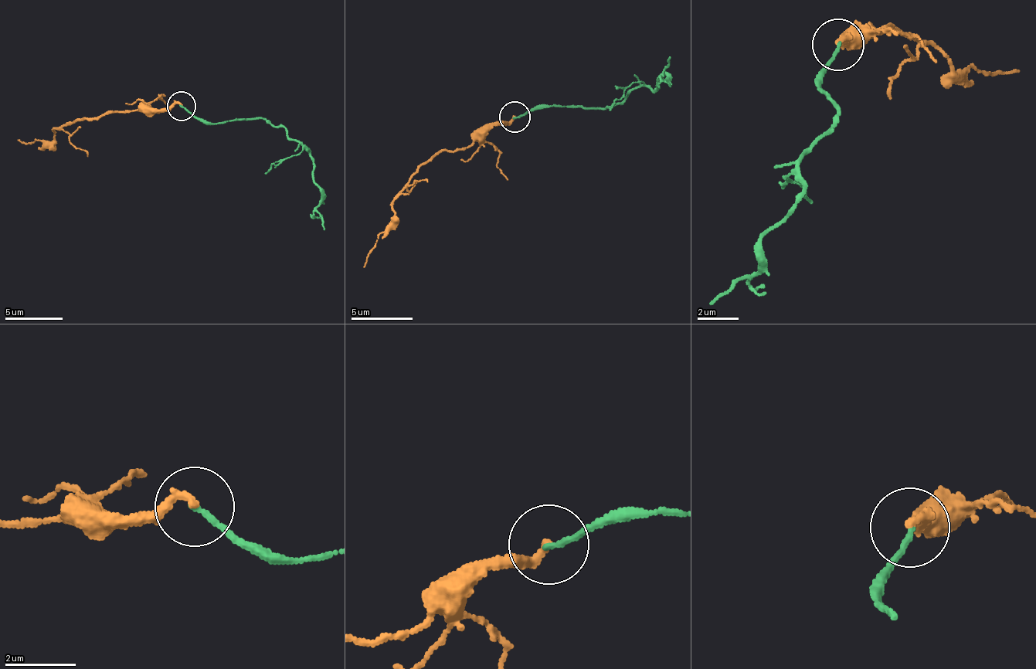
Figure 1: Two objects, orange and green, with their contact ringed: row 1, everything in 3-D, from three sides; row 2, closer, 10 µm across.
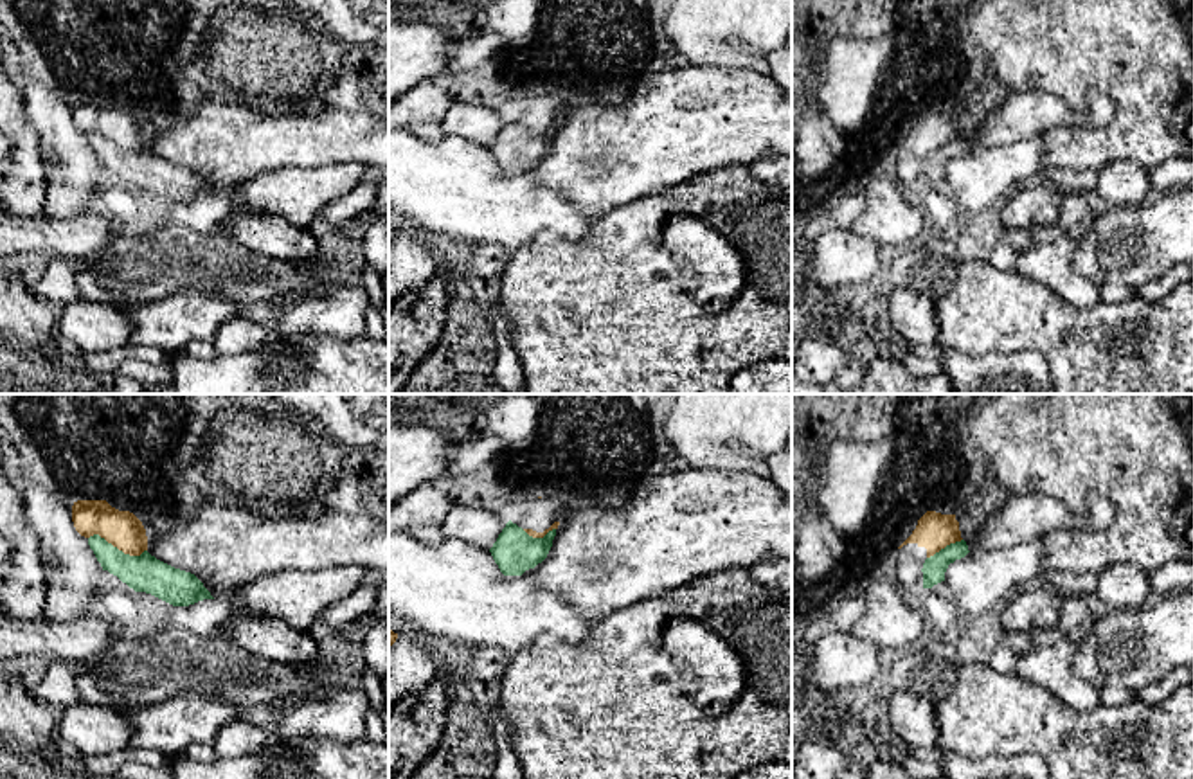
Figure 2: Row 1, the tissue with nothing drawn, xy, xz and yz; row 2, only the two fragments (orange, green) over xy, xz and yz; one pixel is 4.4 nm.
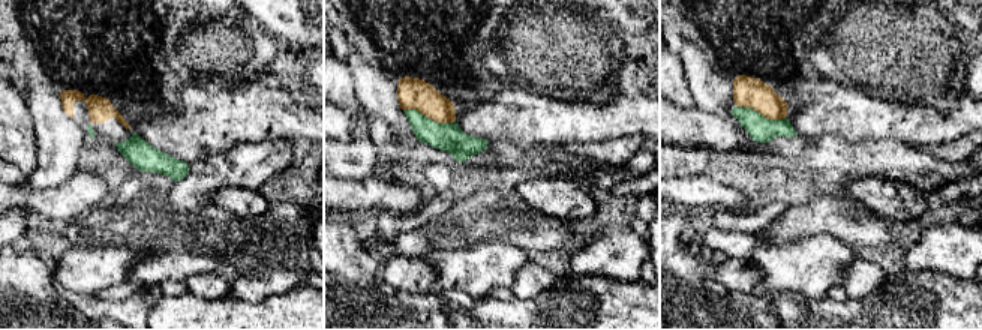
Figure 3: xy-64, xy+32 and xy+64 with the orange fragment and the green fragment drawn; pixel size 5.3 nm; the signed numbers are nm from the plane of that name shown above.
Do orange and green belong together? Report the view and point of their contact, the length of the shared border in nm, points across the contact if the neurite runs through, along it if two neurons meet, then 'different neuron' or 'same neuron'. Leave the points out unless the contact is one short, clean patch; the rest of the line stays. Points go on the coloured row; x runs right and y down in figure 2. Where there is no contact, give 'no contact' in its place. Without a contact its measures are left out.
xy (117, 547) | 280 nm | along xy (89, 537), (99, 535), (130, 555), (146, 551) | different neuron

